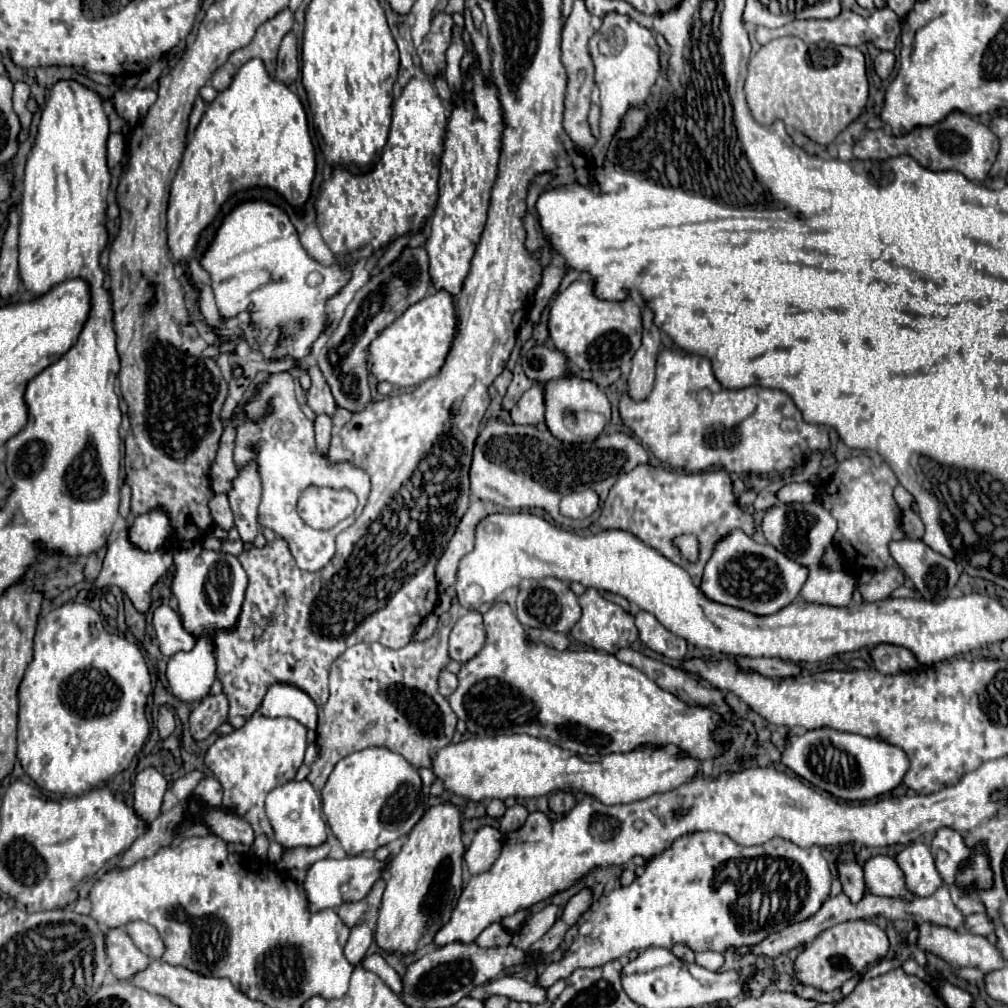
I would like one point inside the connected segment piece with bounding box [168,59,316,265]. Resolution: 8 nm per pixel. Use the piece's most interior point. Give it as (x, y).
(255, 132)

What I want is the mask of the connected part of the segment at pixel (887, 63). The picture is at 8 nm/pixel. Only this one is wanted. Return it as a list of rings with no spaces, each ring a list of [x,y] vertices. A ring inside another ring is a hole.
[[[882,51],[876,59],[874,59],[874,69],[878,73],[880,79],[888,79],[892,69],[894,69],[894,53],[890,51]]]

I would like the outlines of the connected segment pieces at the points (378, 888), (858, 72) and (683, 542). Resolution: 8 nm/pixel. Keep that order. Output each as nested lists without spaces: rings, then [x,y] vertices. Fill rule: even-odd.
[[[378,879],[364,899],[340,905],[340,909],[338,909],[340,919],[348,927],[354,927],[354,925],[360,925],[360,923],[374,927],[378,907],[380,907],[380,901],[382,901],[382,893],[384,893],[384,879]]]
[[[780,37],[762,45],[760,51],[750,59],[744,93],[750,113],[760,125],[772,125],[774,121],[780,119],[786,125],[802,131],[812,141],[828,145],[860,115],[862,107],[866,105],[868,79],[866,79],[864,55],[856,47],[834,45],[826,41],[818,45],[806,45],[798,37]]]
[[[682,535],[674,543],[680,549],[682,557],[686,557],[688,561],[696,561],[696,557],[698,557],[698,541],[696,541],[694,535]]]

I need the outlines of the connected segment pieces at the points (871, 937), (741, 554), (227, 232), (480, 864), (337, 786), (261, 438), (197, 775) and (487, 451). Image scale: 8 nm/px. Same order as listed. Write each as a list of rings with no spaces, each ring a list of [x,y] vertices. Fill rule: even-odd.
[[[846,921],[822,931],[812,943],[804,947],[804,951],[796,959],[798,981],[804,985],[812,985],[820,991],[840,989],[844,981],[860,975],[870,963],[876,963],[886,957],[890,949],[886,933],[870,921]]]
[[[734,529],[714,545],[712,557],[704,567],[700,589],[712,601],[740,607],[754,615],[772,615],[796,599],[806,577],[808,569],[804,569],[804,565],[788,559],[768,543],[756,543],[742,529]]]
[[[242,201],[238,203],[228,215],[224,215],[210,247],[200,259],[200,267],[208,271],[212,281],[214,299],[222,319],[236,317],[238,313],[246,311],[250,315],[250,327],[258,329],[258,339],[252,345],[252,351],[264,355],[264,359],[284,359],[292,357],[296,361],[310,355],[312,343],[322,335],[322,331],[330,325],[330,317],[326,313],[326,301],[332,299],[350,279],[350,267],[340,269],[340,265],[324,267],[316,259],[312,259],[298,239],[296,227],[290,223],[290,217],[282,207],[276,207],[268,201]],[[318,271],[322,273],[324,281],[316,287],[306,283],[308,273]]]
[[[490,825],[482,827],[474,835],[474,841],[468,847],[468,851],[464,853],[468,871],[476,875],[476,873],[484,873],[484,869],[490,869],[496,857],[500,855],[500,849],[502,849],[502,833]]]
[[[384,747],[350,753],[336,763],[322,789],[322,813],[348,855],[376,851],[406,835],[422,817],[422,781],[414,765]]]
[[[286,371],[274,373],[268,379],[260,381],[254,395],[244,405],[244,421],[236,429],[234,463],[236,467],[244,467],[254,461],[258,465],[258,475],[262,481],[258,523],[288,541],[290,551],[300,569],[318,571],[326,567],[328,561],[334,557],[336,533],[316,531],[308,527],[296,511],[298,497],[314,483],[336,483],[336,487],[344,487],[358,497],[356,511],[360,513],[368,501],[370,477],[352,463],[330,465],[328,459],[316,451],[314,425],[302,413],[294,397],[294,379]]]
[[[192,771],[192,773],[184,775],[184,777],[180,777],[180,779],[172,785],[172,793],[174,793],[180,801],[186,799],[186,797],[196,789],[196,785],[200,783],[202,777],[204,777],[204,775],[202,775],[200,771]]]
[[[496,417],[486,421],[476,439],[470,465],[470,491],[482,501],[492,501],[506,509],[546,509],[554,521],[564,523],[558,513],[562,495],[574,489],[594,489],[604,501],[614,481],[640,463],[648,463],[648,451],[626,433],[602,435],[594,443],[572,445],[558,441],[550,431],[504,423]]]

